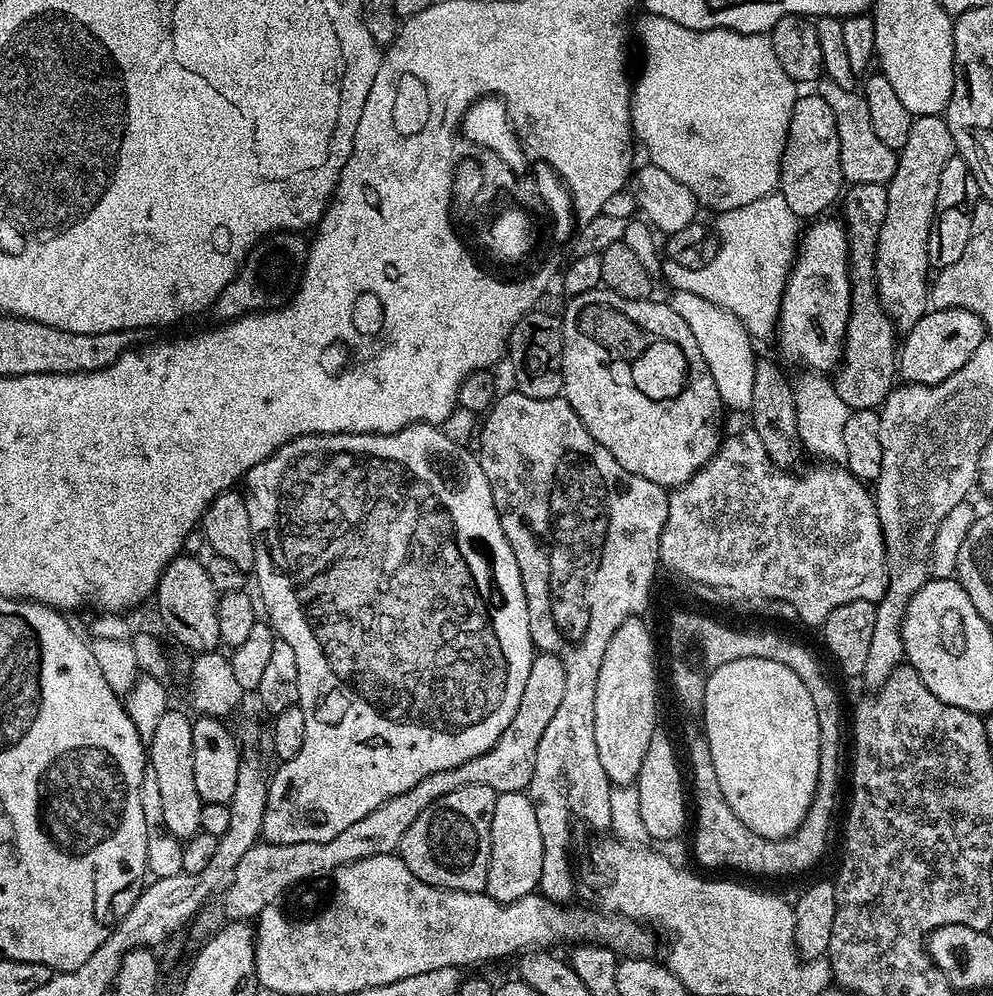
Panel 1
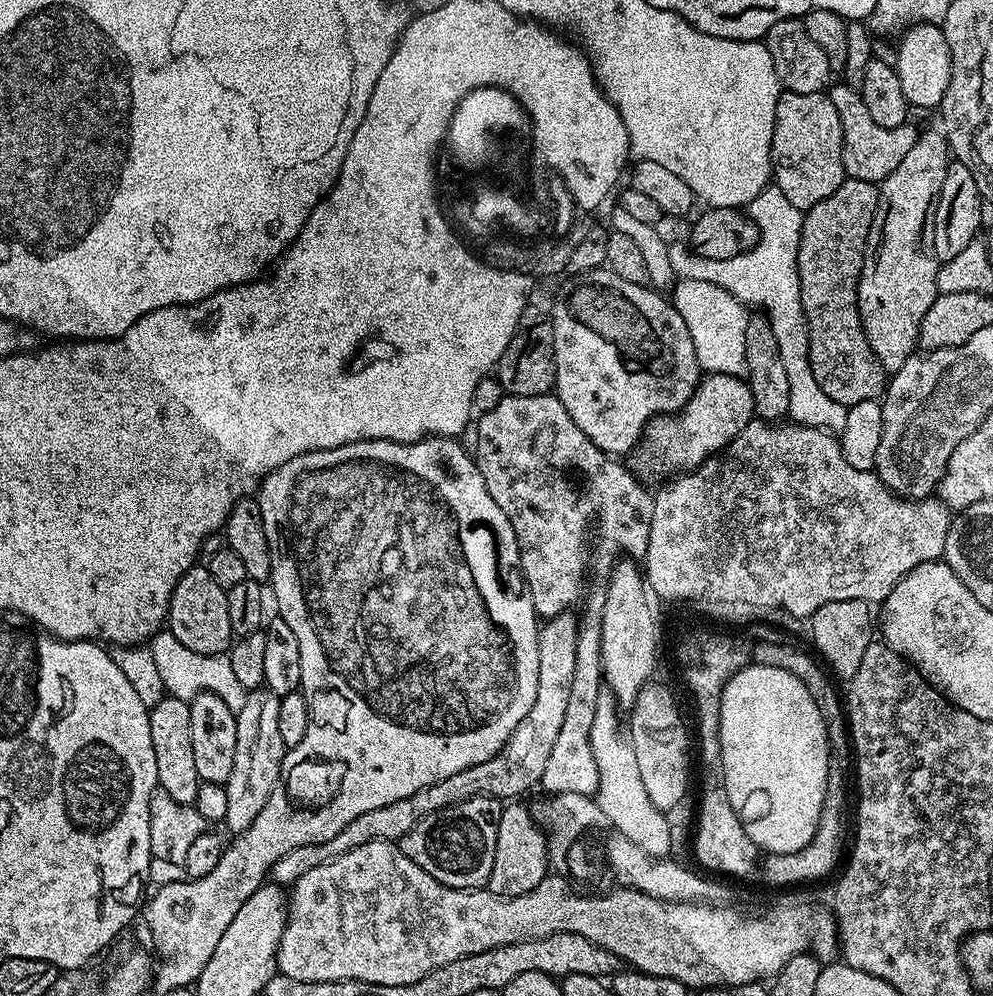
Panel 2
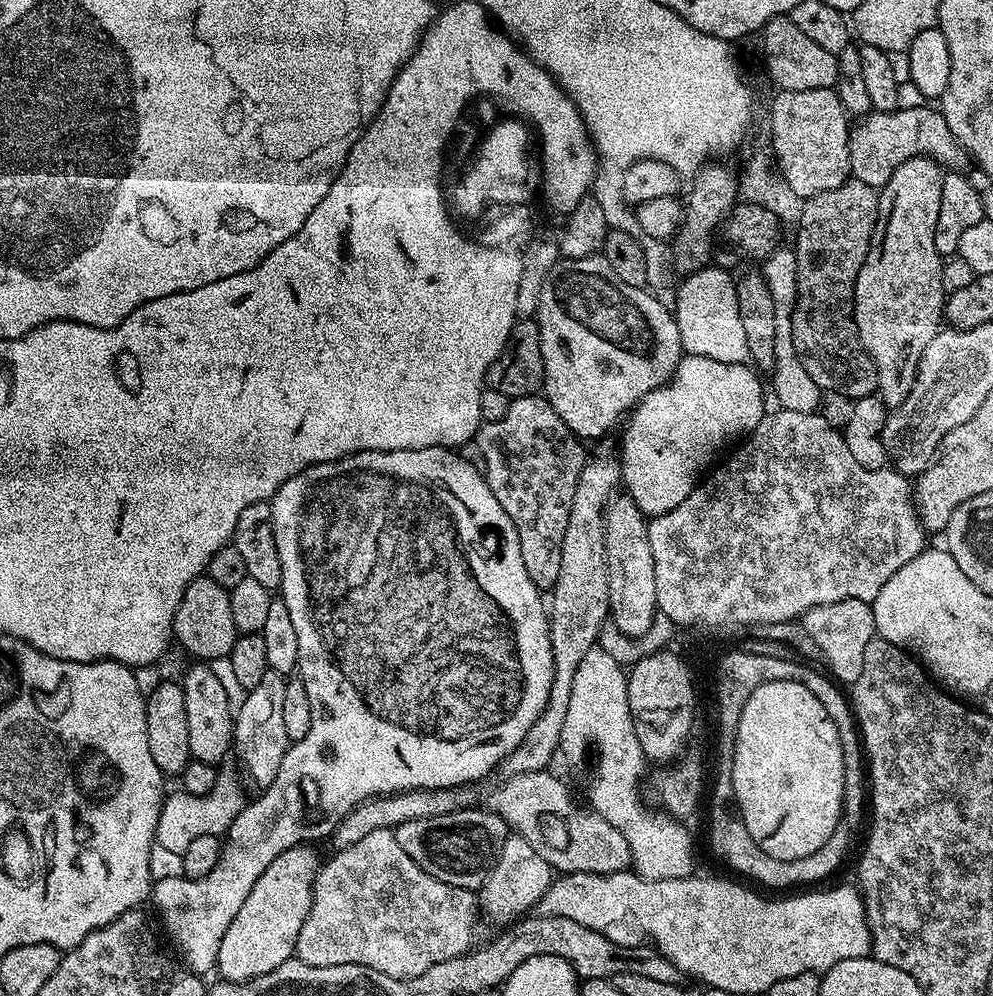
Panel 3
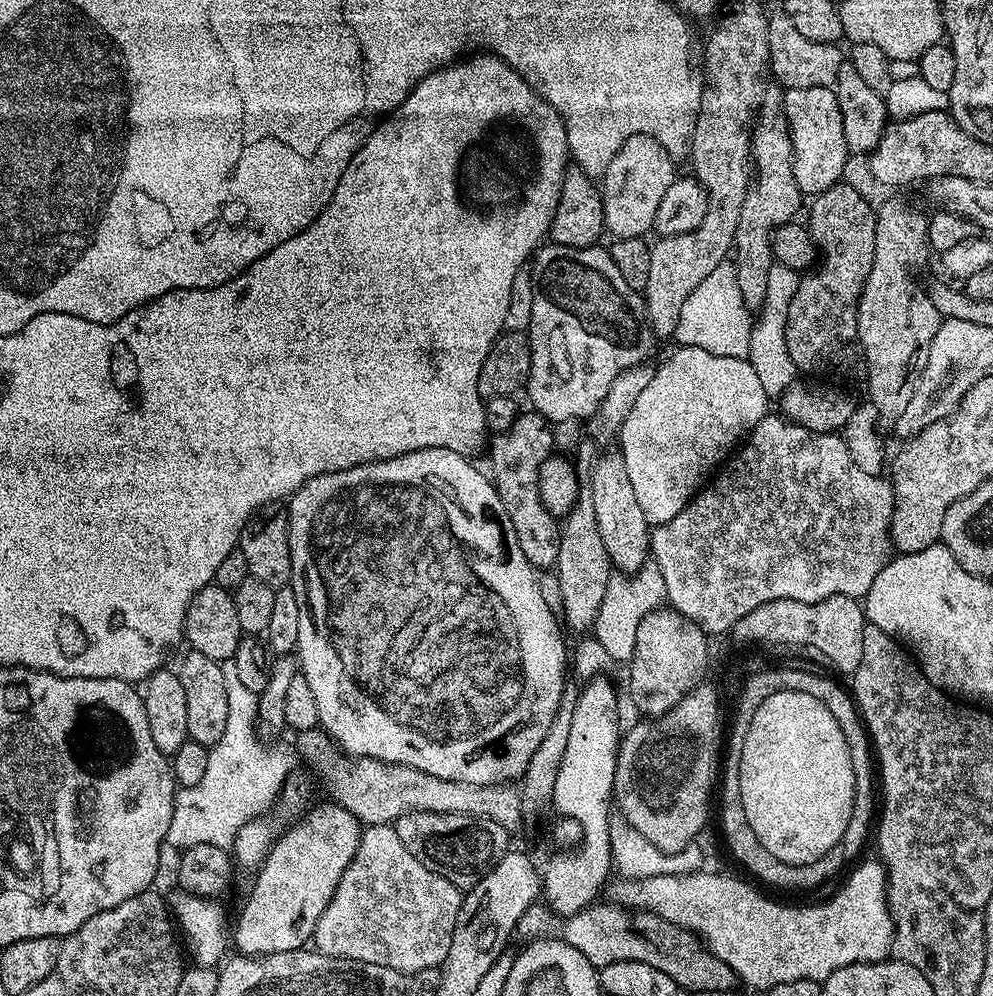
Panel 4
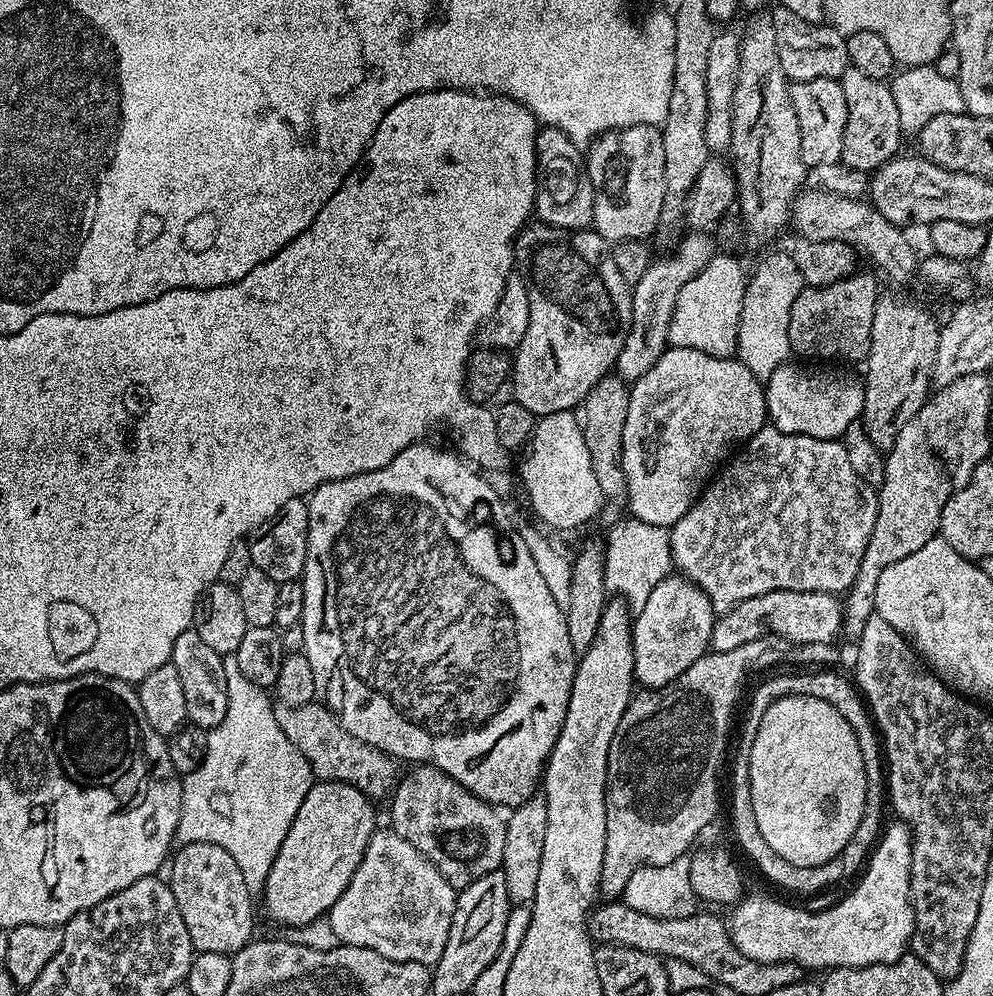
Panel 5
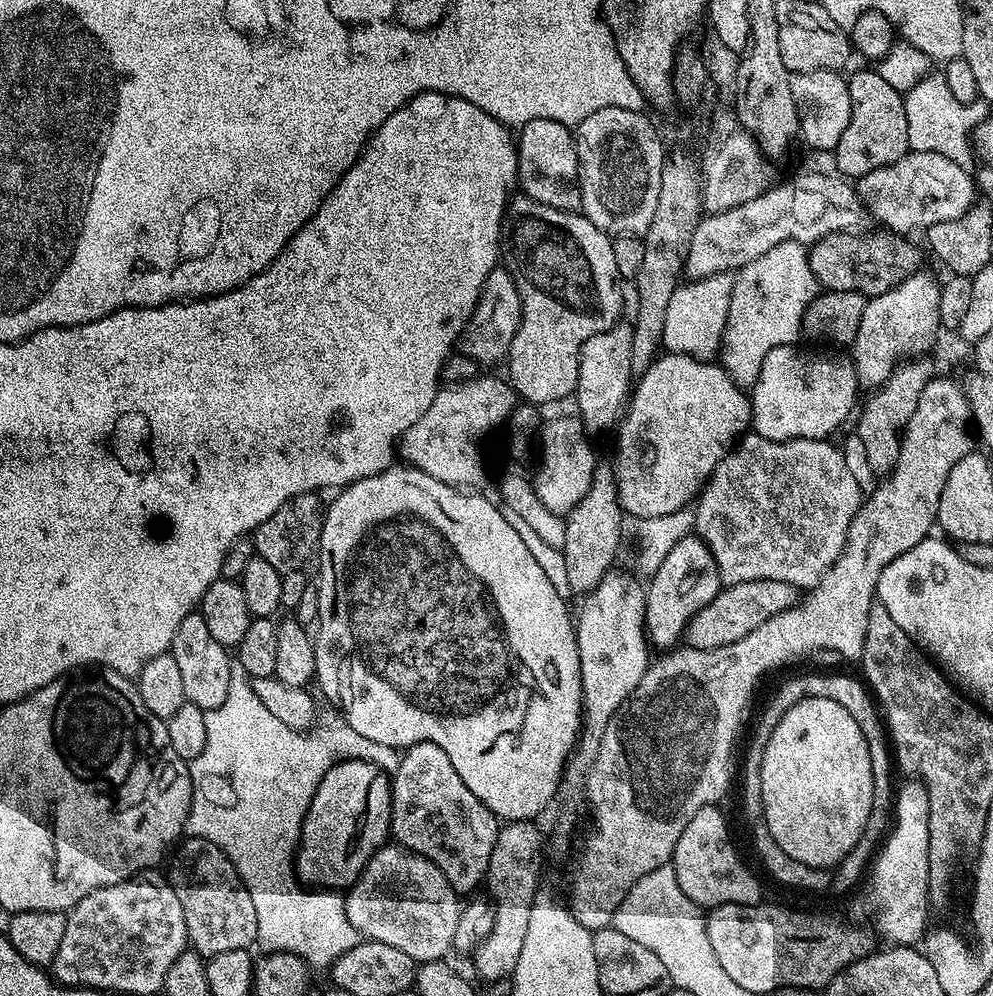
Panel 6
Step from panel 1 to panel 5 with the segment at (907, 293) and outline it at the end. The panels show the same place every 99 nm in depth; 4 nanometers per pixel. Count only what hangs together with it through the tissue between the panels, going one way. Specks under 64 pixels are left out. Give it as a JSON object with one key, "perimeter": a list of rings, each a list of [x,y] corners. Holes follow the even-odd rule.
{"perimeter":[[[881,295],[876,302],[870,330],[870,350],[863,365],[864,411],[862,423],[870,442],[888,453],[898,430],[918,414],[930,395],[934,358],[938,354],[941,325],[930,313],[900,296]]]}

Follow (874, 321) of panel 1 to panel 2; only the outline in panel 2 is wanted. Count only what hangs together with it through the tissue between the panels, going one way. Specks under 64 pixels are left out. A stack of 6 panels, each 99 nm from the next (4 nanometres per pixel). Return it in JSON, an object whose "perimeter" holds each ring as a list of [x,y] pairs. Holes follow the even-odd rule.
{"perimeter":[[[845,178],[842,186],[838,186],[838,190],[830,194],[830,198],[822,198],[818,206],[804,212],[798,242],[798,282],[802,294],[804,323],[808,326],[810,370],[814,370],[814,378],[817,379],[818,386],[822,386],[822,391],[831,400],[846,405],[848,409],[858,402],[880,400],[886,387],[885,370],[878,362],[874,350],[870,350],[870,342],[866,342],[858,310],[858,282],[864,265],[870,226],[874,222],[879,201],[880,189],[877,185]]]}

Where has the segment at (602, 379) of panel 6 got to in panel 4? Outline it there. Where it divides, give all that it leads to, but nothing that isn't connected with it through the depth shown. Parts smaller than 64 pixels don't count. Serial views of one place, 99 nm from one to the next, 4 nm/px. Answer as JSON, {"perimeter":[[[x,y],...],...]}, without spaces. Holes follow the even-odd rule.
{"perimeter":[[[605,451],[597,456],[591,474],[588,484],[592,487],[598,534],[602,534],[602,542],[606,545],[606,554],[612,560],[612,567],[620,574],[637,572],[650,556],[650,525],[646,514],[642,514],[642,506],[638,506],[634,485],[626,472],[626,462],[619,451]]]}

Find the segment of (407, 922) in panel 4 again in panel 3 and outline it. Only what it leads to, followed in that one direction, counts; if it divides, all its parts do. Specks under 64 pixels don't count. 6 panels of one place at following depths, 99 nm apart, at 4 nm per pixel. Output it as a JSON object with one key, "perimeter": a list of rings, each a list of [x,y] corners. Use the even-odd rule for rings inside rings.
{"perimeter":[[[393,829],[373,830],[366,838],[354,842],[354,846],[346,846],[331,854],[333,856],[329,860],[327,857],[321,863],[320,871],[316,874],[316,881],[312,887],[310,914],[306,914],[306,922],[302,922],[302,934],[298,934],[295,959],[306,962],[310,966],[342,966],[343,964],[370,966],[370,970],[390,974],[390,978],[409,980],[418,974],[426,974],[426,970],[430,970],[430,966],[438,966],[438,962],[458,958],[473,947],[472,935],[476,932],[476,916],[478,917],[477,893],[470,888],[459,888],[450,886],[446,882],[438,882],[438,878],[426,874],[426,870],[422,870],[422,866],[418,866],[418,862],[414,862],[414,858],[410,858],[410,854],[406,854],[406,850],[402,850],[402,846],[398,846],[398,838]]]}

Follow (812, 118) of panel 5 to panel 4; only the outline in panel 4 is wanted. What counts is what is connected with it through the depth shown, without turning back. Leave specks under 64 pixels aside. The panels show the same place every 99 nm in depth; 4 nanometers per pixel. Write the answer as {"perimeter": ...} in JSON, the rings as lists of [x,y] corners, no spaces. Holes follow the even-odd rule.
{"perimeter":[[[789,88],[783,94],[782,103],[794,154],[794,178],[805,197],[815,198],[841,183],[843,176],[840,175],[850,159],[846,134],[842,134],[842,110],[838,110],[838,98],[832,88]]]}

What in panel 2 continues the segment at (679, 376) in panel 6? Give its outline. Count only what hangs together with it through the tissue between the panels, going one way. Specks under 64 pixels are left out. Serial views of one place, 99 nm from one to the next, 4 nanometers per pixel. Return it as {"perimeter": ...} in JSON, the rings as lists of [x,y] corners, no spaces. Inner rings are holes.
{"perimeter":[[[710,374],[703,377],[695,394],[684,409],[677,413],[656,417],[647,425],[639,445],[636,466],[644,474],[656,474],[661,468],[664,471],[691,471],[701,466],[709,457],[725,450],[728,444],[738,436],[754,418],[753,395],[750,394],[747,381],[741,377]]]}

